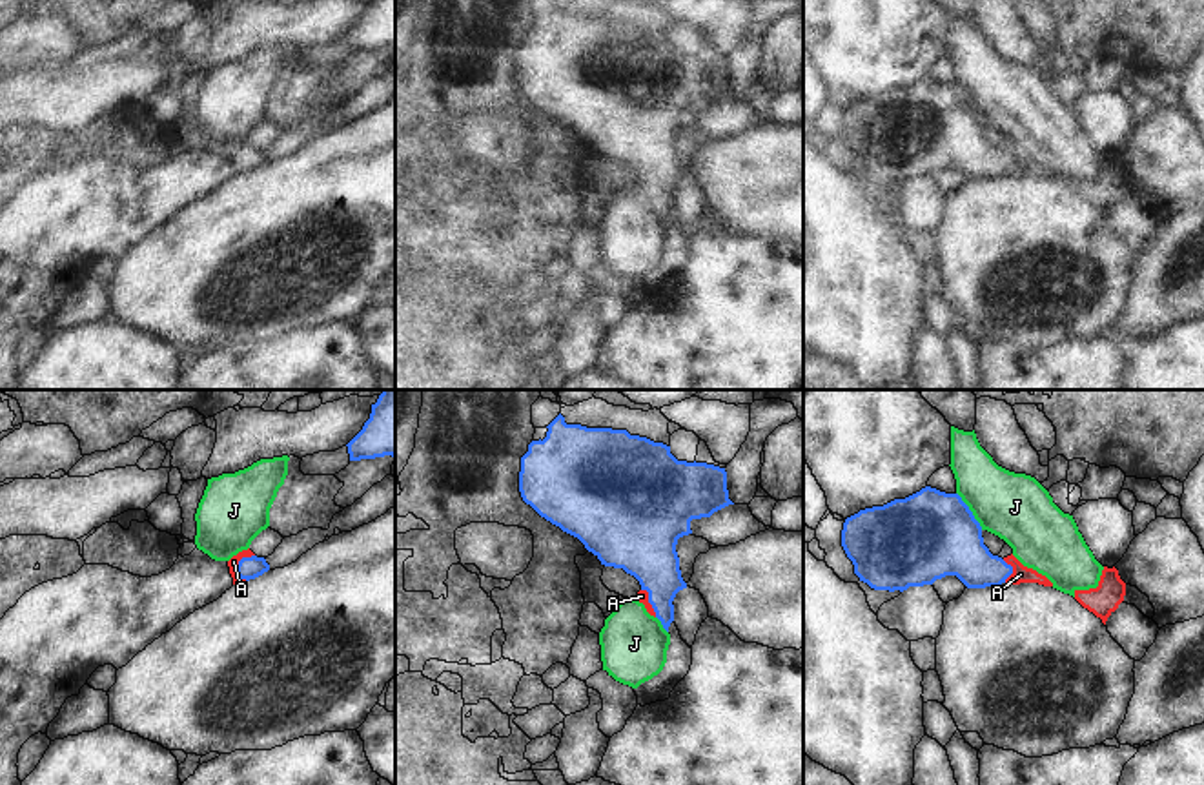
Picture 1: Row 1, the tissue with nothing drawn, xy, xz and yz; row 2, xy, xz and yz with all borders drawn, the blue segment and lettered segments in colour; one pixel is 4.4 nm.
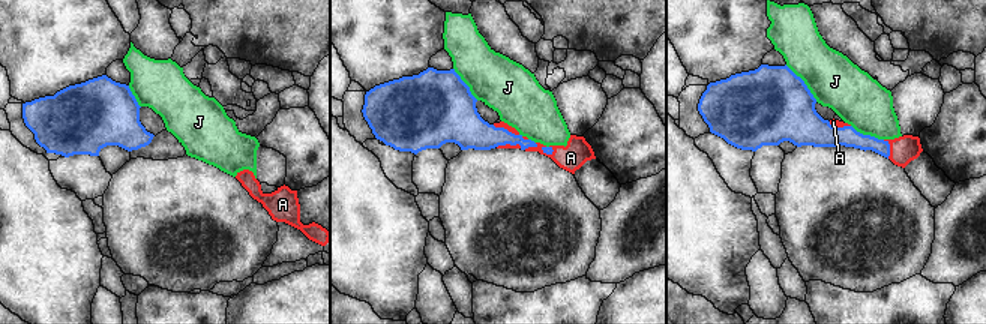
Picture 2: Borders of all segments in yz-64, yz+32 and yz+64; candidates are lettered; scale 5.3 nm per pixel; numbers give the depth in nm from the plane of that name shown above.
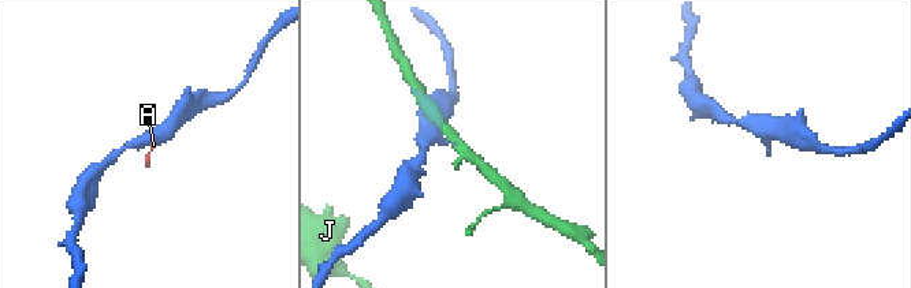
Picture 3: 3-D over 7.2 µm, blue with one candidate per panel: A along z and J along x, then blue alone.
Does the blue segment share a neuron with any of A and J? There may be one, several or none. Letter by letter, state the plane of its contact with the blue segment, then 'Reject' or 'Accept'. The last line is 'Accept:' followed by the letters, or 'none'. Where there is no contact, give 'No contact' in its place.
A: Touches blue in xy. Accept
J: Touches blue in yz. Reject
Accept: A

